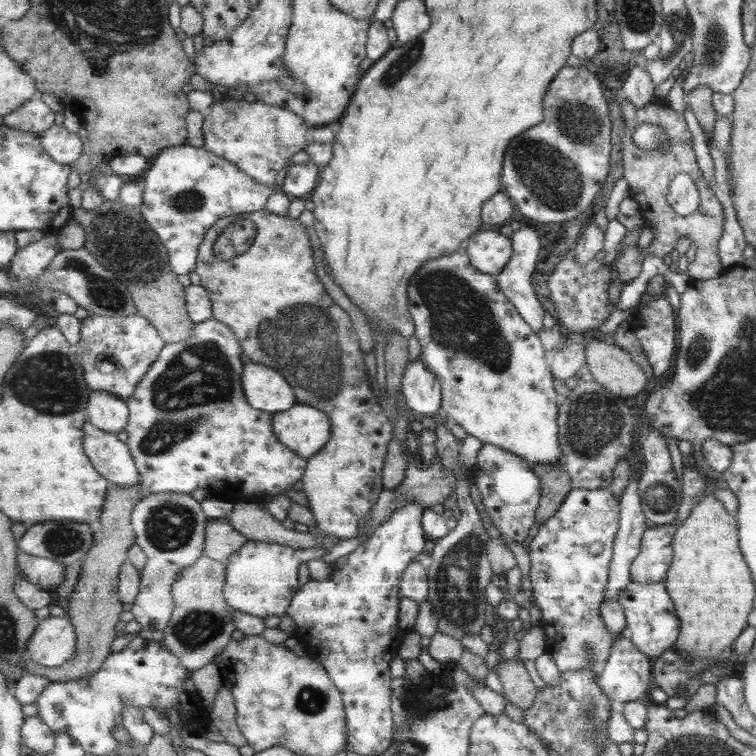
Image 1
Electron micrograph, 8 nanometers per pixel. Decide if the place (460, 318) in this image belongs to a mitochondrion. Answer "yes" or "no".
yes

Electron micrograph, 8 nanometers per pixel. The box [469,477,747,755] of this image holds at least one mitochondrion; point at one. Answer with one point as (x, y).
(589, 714)

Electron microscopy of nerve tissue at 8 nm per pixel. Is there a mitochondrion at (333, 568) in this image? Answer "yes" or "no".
no

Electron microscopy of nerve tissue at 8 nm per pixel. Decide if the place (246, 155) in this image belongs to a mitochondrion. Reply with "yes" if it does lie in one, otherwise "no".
no

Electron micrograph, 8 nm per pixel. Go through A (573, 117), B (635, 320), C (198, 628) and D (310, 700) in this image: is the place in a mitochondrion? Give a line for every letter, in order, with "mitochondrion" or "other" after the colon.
A: mitochondrion
B: other
C: mitochondrion
D: mitochondrion

